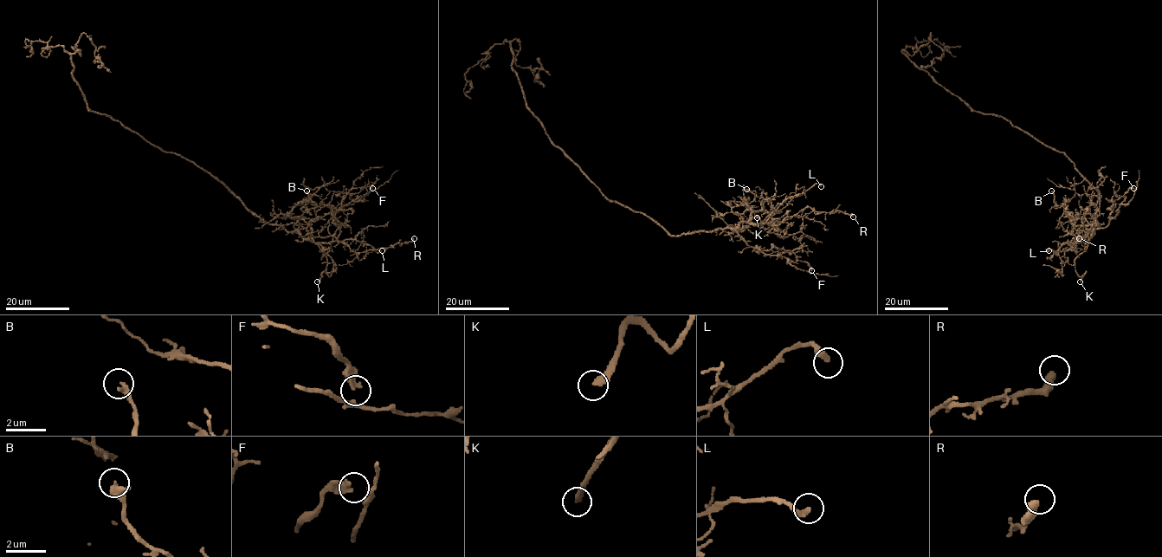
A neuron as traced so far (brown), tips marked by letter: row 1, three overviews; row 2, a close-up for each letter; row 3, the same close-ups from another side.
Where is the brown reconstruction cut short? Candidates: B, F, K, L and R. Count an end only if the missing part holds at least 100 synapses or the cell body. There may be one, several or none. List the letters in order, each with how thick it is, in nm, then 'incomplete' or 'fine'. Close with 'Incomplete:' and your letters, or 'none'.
B: calibre 320 nm; fine
F: calibre 280 nm; fine
K: calibre 340 nm; incomplete
L: calibre 320 nm; fine
R: calibre 400 nm; fine
Incomplete: K

